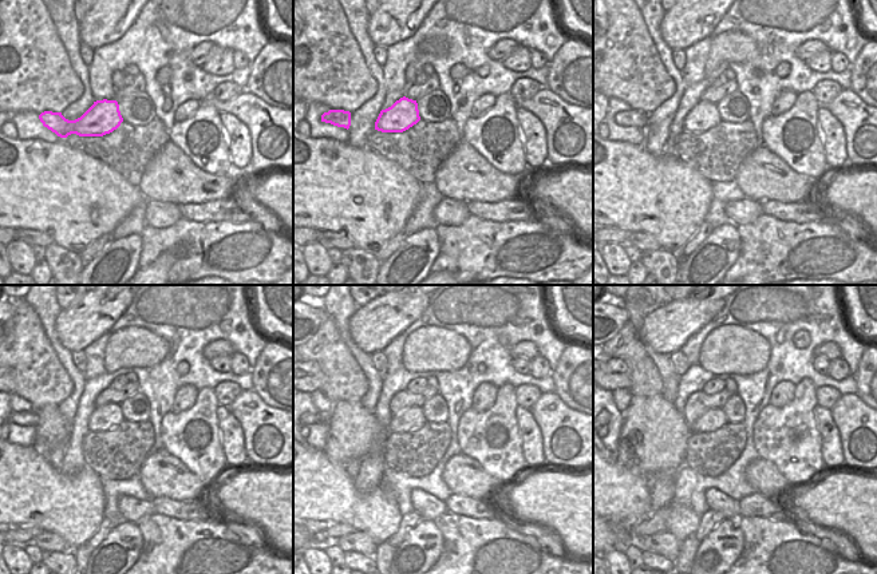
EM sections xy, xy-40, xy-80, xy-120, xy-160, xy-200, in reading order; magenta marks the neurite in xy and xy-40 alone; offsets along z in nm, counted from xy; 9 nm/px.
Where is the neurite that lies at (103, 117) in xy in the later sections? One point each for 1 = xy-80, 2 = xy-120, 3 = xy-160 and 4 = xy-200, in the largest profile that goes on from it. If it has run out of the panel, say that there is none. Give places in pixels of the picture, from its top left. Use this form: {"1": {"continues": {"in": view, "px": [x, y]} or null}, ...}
{"1": {"continues": {"in": "xy-80", "px": [704, 115]}}, "2": {"continues": {"in": "xy-120", "px": [103, 418]}}, "3": {"continues": {"in": "xy-160", "px": [410, 418]}}, "4": {"continues": {"in": "xy-200", "px": [714, 419]}}}

